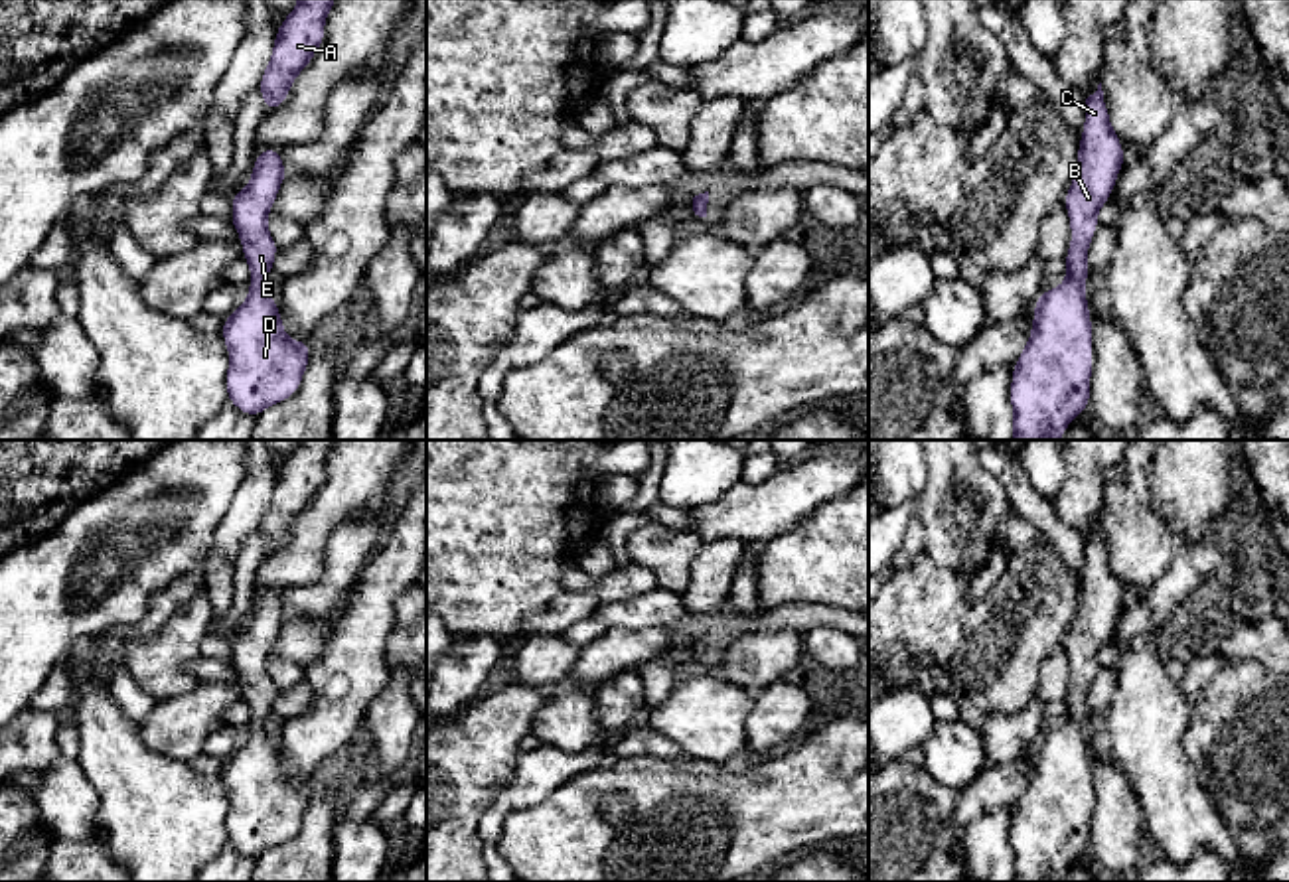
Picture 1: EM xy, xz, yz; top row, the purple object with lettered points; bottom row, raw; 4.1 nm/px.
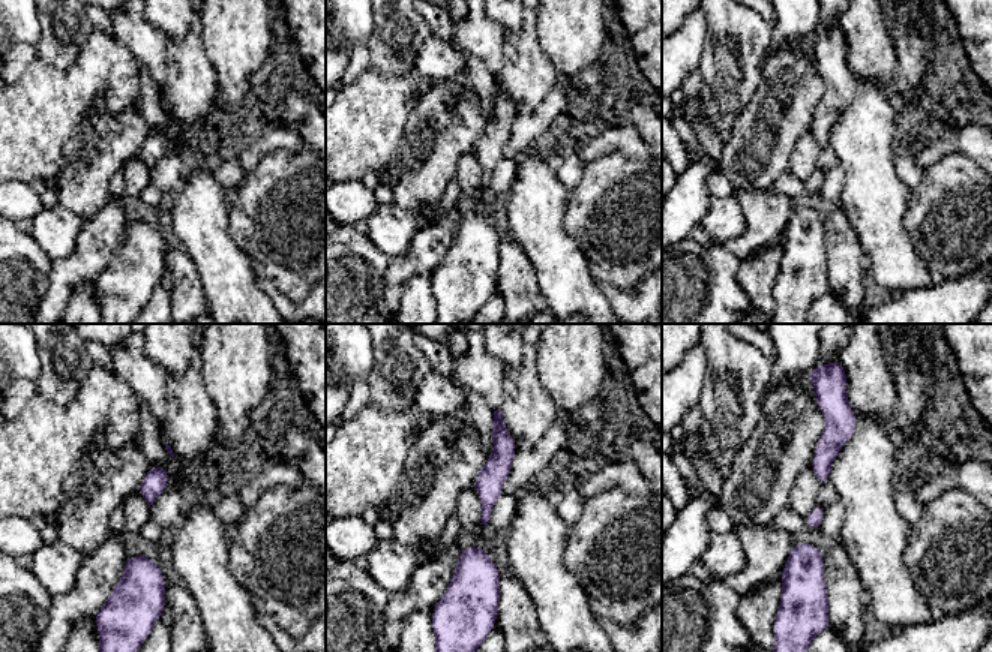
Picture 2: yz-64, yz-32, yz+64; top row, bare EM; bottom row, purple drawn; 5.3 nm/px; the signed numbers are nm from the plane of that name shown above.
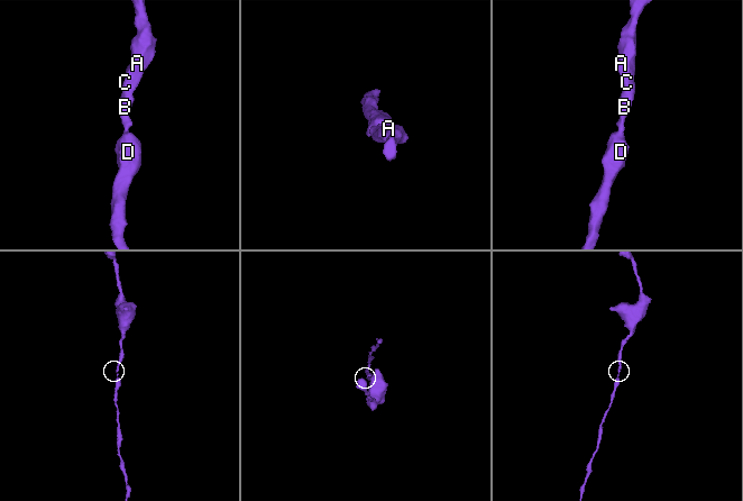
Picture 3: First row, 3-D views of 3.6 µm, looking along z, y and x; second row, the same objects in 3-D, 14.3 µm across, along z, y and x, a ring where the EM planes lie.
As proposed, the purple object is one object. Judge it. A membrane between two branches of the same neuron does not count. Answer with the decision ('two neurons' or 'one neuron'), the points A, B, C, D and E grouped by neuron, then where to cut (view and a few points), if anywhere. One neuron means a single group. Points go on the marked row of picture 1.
one neuron | A B C D E | no cut

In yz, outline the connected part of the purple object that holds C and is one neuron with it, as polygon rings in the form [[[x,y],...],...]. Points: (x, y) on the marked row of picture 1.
[[[1101,83],[1082,99],[1086,124],[1064,197],[1072,229],[1064,258],[1068,278],[1040,292],[1034,302],[1032,331],[1011,379],[1013,440],[1060,440],[1066,426],[1090,408],[1094,351],[1084,290],[1090,276],[1086,255],[1099,227],[1098,211],[1113,193],[1125,156],[1109,122]]]

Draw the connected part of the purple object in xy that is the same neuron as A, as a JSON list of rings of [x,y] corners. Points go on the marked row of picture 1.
[[[298,0],[274,36],[270,61],[259,91],[266,112],[278,109],[290,95],[292,81],[308,67],[324,43],[324,22],[336,0]]]

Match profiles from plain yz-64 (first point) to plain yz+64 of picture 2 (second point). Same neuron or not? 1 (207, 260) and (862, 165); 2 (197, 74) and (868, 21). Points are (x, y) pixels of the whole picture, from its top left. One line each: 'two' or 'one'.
1: one
2: one

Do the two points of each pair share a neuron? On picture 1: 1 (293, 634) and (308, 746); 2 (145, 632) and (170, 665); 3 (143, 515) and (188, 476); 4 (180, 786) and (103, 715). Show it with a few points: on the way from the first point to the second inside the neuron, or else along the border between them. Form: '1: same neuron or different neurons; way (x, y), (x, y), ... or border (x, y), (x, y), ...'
1: different neurons; border (332, 628), (324, 652), (306, 669)
2: different neurons; border (184, 606), (152, 638), (129, 642), (119, 660)
3: same neuron; way (151, 502), (162, 482), (174, 482)
4: same neuron; way (158, 780), (115, 736)

